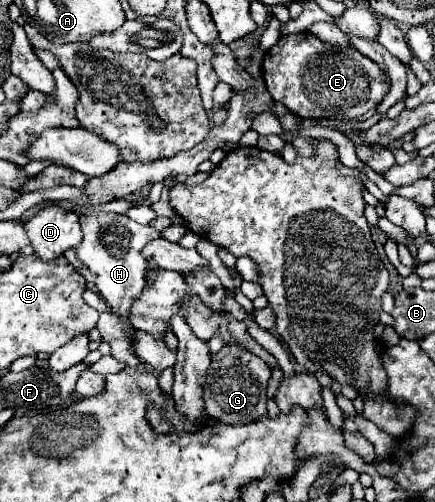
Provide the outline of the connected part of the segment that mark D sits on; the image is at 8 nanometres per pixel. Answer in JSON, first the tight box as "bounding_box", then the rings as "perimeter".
{"bounding_box":[24,206,82,262],"perimeter":[[[48,206],[24,222],[34,254],[52,262],[82,240],[78,214],[60,206]]]}

